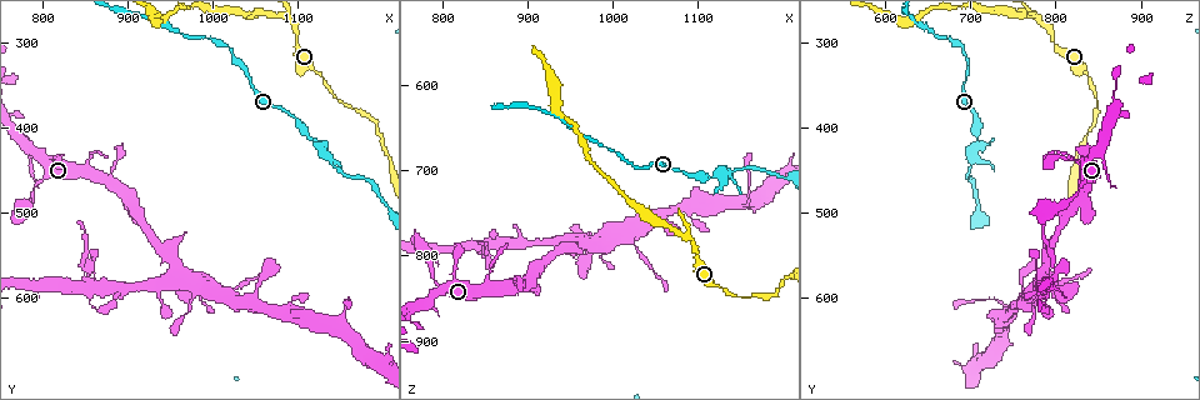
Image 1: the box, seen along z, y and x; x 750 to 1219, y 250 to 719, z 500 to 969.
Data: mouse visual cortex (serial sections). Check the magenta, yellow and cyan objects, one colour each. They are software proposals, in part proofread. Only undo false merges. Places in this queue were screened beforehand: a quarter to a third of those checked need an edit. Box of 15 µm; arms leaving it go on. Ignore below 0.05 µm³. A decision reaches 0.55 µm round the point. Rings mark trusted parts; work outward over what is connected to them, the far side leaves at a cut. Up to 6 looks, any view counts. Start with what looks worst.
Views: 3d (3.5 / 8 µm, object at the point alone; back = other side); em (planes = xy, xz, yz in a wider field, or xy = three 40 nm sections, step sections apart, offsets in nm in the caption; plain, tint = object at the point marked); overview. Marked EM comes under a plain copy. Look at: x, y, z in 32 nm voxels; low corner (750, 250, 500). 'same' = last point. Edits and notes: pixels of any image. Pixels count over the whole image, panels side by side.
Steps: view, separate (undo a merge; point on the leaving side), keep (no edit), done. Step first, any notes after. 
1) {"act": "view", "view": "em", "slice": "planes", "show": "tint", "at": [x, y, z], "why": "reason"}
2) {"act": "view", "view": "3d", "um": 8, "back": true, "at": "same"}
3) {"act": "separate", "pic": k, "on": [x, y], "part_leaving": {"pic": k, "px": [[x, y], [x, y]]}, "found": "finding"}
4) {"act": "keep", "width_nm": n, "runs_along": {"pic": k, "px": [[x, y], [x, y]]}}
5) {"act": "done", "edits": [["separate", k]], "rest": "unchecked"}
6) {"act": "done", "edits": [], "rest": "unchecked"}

{"act": "view", "view": "3d", "um": 8, "back": true, "at": [1125, 425, 705], "why": "thick turns thin"}

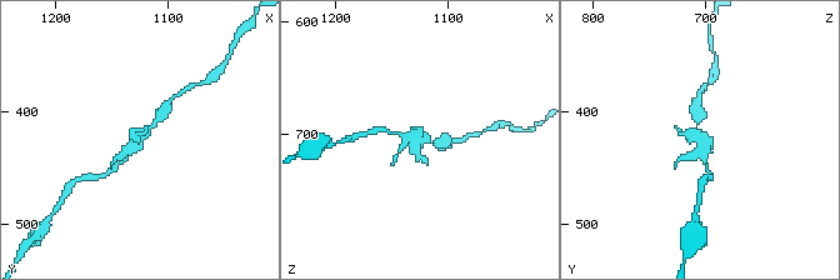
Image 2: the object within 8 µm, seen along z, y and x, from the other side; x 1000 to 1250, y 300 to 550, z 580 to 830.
{"act": "view", "view": "3d", "um": 3.5, "at": [1124, 420, 706]}

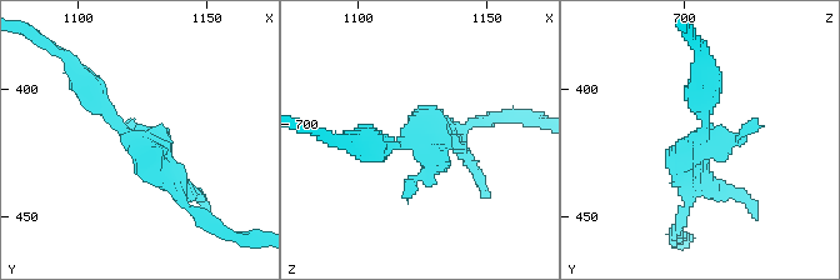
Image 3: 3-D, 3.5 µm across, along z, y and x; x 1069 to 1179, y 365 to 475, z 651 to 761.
{"act": "view", "view": "em", "slice": "xy", "step": 3, "show": "tint", "at": [1123, 421, 705]}

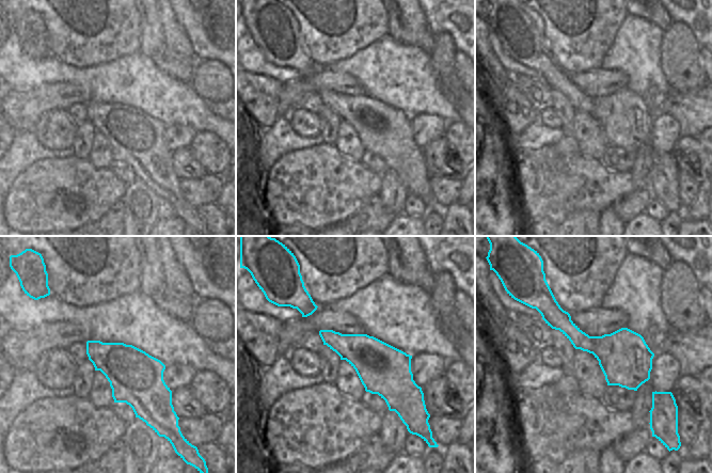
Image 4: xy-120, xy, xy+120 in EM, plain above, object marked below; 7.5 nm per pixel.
{"act": "separate", "pic": 3, "on": [481, 179], "found": "a second cell is stuck on"}

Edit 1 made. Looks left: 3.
{"act": "view", "view": "overview"}

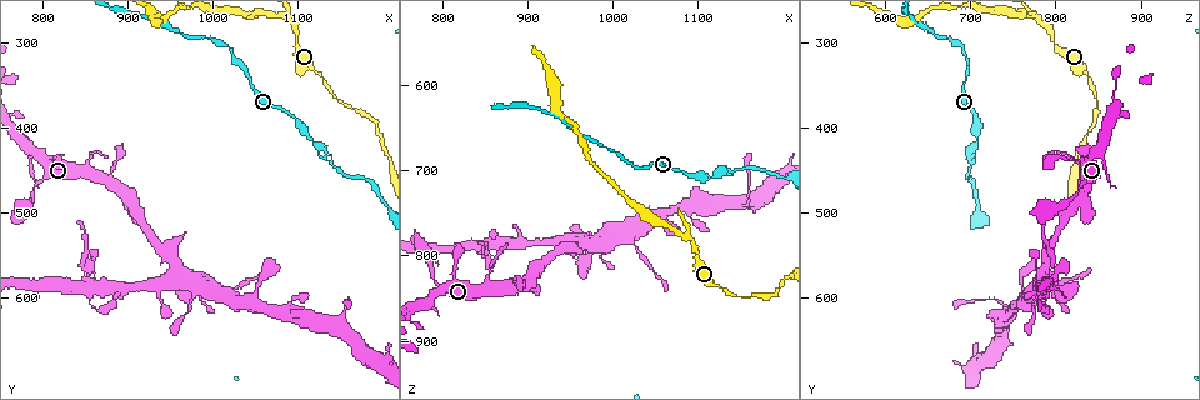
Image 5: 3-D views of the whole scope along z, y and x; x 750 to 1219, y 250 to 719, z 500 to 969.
{"act": "view", "view": "3d", "um": 3.5, "at": [1125, 335, 835], "why": "sudden change in width"}

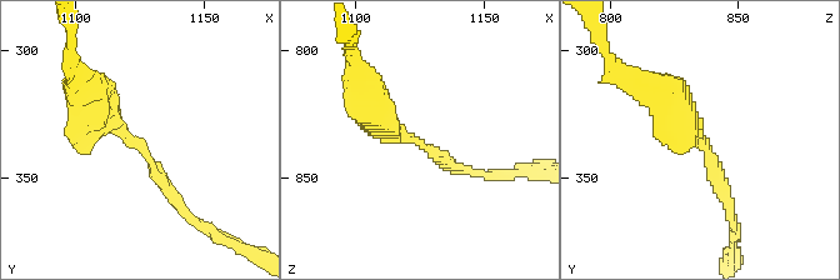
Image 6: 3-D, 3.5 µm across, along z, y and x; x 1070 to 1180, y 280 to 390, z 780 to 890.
{"act": "view", "view": "em", "slice": "xy", "step": 2, "show": "tint", "at": [1126, 339, 837], "arm_widths_nm": [200, 400]}

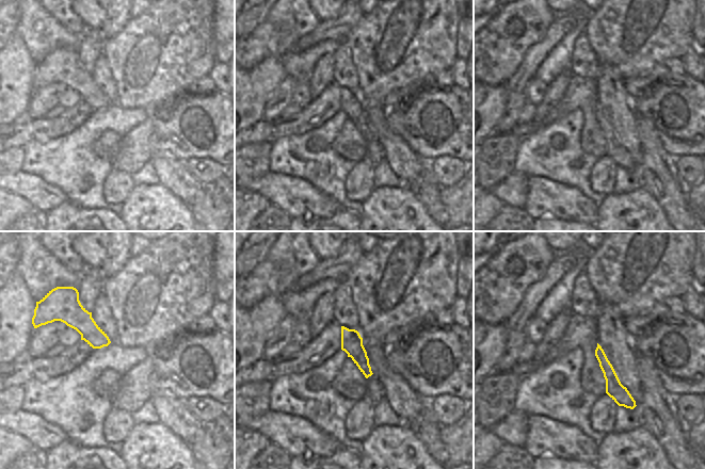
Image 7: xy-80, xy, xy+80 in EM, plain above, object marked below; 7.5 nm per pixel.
{"act": "keep", "width_nm": 160, "runs_along": {"pic": 7, "px": [[598, 350], [613, 387], [631, 405]]}, "found": "all the same cell"}

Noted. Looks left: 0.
{"act": "done", "edits": [["separate", 3]], "rest": "unchecked"}

